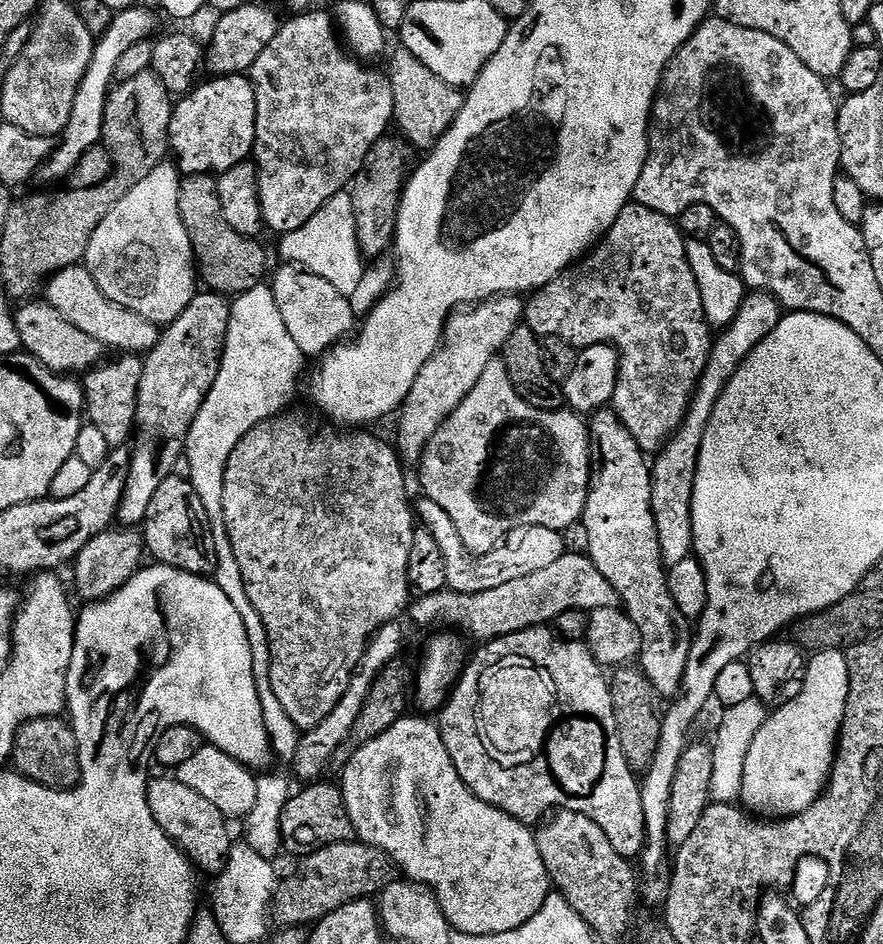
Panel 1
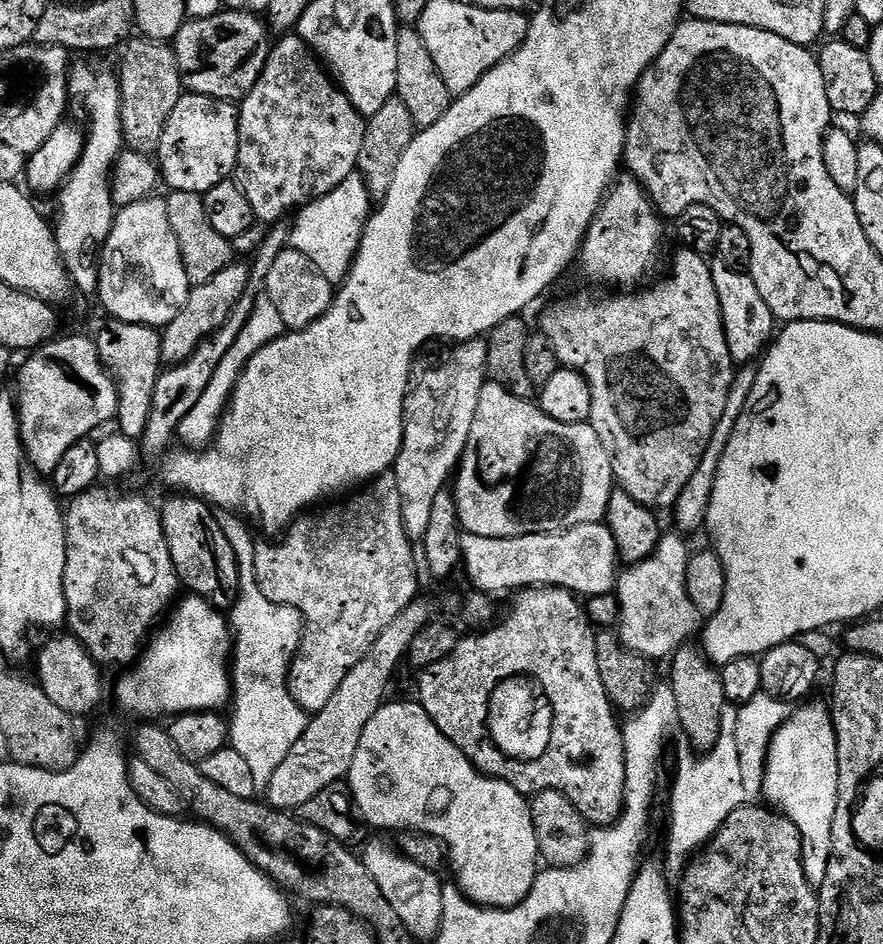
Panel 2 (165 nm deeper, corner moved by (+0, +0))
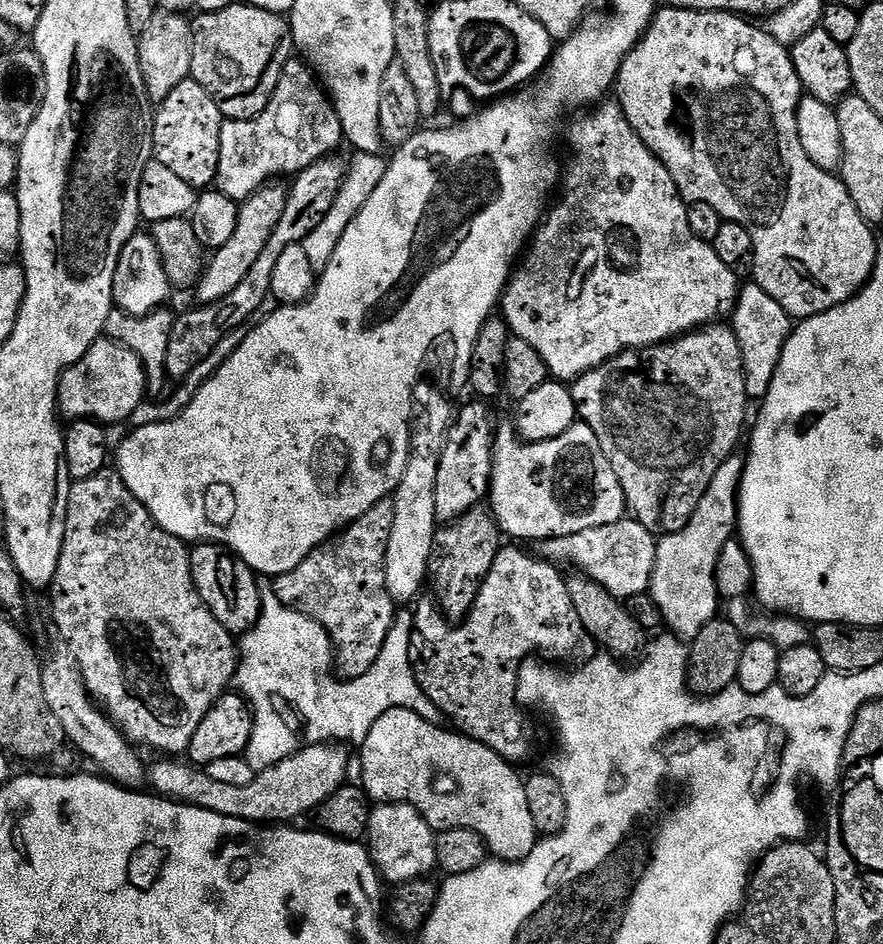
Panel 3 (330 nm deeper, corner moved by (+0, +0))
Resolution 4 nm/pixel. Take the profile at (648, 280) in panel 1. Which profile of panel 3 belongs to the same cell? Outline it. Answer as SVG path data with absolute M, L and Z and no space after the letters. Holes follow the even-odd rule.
M720 322L698 328L696 331L688 333L687 336L677 336L675 340L657 344L655 348L623 352L602 366L579 376L571 385L571 390L579 419L588 424L590 430L594 430L594 434L602 446L602 454L606 454L614 474L618 474L618 482L622 486L627 515L642 526L651 528L656 534L677 532L679 528L687 524L688 517L694 514L702 494L706 494L714 474L718 474L718 466L722 466L722 462L726 462L726 458L734 455L737 451L736 443L739 442L740 435L743 432L745 435L746 432L744 419L748 416L750 401L746 394L746 382L744 381L744 355L738 346L738 338L735 332L732 331L731 327Z

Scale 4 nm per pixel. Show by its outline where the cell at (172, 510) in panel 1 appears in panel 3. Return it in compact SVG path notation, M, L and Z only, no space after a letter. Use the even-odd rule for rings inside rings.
M200 542L191 549L192 577L194 586L206 602L206 606L214 614L214 618L226 631L233 634L243 634L258 622L260 617L260 593L261 581L257 573L253 572L246 562L242 562L239 556L223 544L209 544Z

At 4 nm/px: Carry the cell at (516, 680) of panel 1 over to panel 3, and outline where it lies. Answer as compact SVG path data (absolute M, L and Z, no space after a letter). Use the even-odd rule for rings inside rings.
M508 546L501 547L500 553L498 553L496 556L494 566L490 570L490 574L486 574L486 578L478 590L476 601L462 622L457 623L455 626L450 626L448 617L440 611L439 607L437 607L437 605L433 603L431 599L428 599L429 601L421 599L419 603L415 605L417 608L414 608L414 631L412 633L412 644L408 647L408 657L412 663L412 673L414 674L414 678L418 682L420 689L422 689L426 694L428 703L433 704L434 706L438 706L441 717L443 717L445 721L449 720L447 723L451 725L455 731L463 735L470 736L473 740L482 742L486 746L490 746L490 750L494 750L503 758L503 760L517 762L516 760L526 759L527 756L532 752L532 724L527 720L526 717L524 717L527 716L525 709L521 708L520 705L516 703L516 682L518 679L518 673L522 667L521 662L524 662L519 662L519 660L526 659L527 656L531 654L531 652L536 652L539 650L539 648L541 648L541 650L544 651L550 659L552 659L549 661L564 662L560 660L566 659L567 656L570 655L571 652L579 646L580 639L585 639L586 633L584 631L584 627L582 626L582 622L578 618L578 610L574 610L574 606L571 604L571 602L566 603L565 597L562 595L567 593L568 590L568 581L566 579L565 573L560 573L563 571L561 571L557 565L543 558L537 558L535 555L533 555L534 557L527 556L527 554L524 553L522 549L520 549L523 547L512 547L516 548L508 548Z

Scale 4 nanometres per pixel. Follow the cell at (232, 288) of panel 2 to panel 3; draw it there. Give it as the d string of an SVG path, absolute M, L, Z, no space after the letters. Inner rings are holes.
M269 182L240 204L238 226L235 227L230 242L211 253L210 259L205 263L204 273L196 283L194 295L200 304L216 304L226 298L226 294L230 294L240 285L242 278L246 278L246 273L250 266L254 266L258 254L262 254L262 246L266 246L270 234L274 234L274 226L278 226L278 218L282 218L282 210L286 210L288 188L280 184L283 183Z

